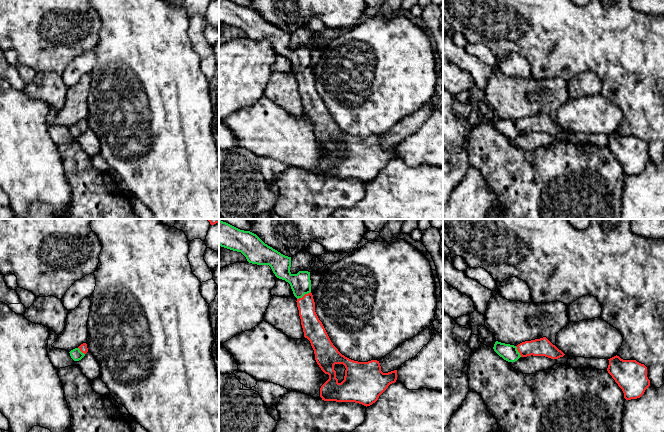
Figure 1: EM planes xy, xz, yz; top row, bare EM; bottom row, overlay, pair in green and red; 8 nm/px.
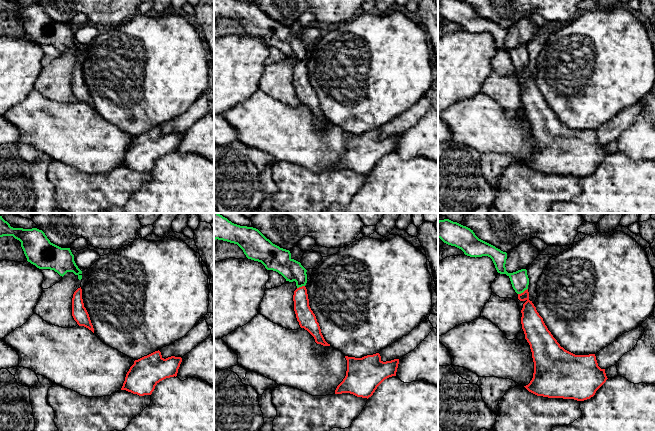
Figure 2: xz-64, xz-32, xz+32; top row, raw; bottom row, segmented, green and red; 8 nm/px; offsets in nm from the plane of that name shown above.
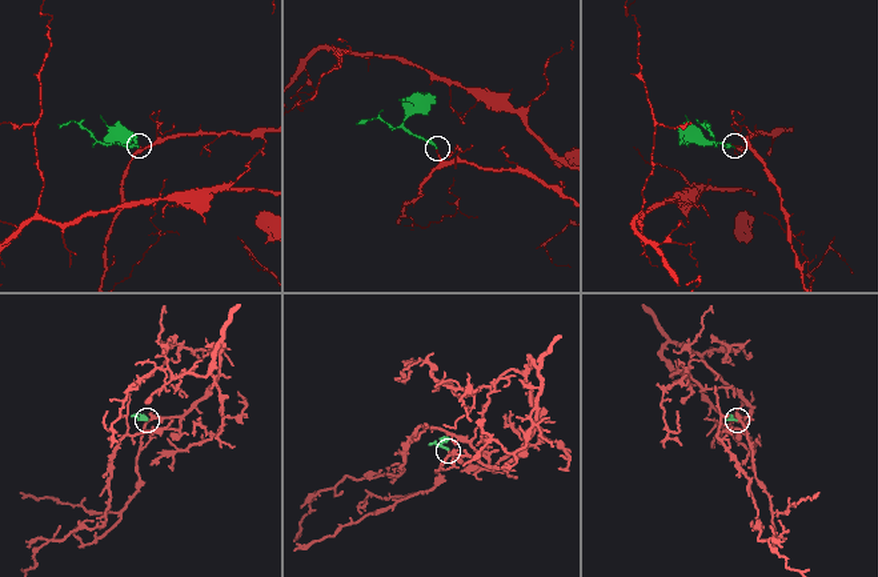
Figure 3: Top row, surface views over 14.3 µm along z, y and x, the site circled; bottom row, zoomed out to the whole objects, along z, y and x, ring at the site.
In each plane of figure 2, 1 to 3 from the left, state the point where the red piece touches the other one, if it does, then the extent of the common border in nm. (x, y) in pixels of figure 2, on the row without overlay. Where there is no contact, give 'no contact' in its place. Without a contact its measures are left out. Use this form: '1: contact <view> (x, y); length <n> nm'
1: no contact
2: contact xz-32 (300, 62); length 70 nm
3: contact xz+32 (522, 68); length 90 nm

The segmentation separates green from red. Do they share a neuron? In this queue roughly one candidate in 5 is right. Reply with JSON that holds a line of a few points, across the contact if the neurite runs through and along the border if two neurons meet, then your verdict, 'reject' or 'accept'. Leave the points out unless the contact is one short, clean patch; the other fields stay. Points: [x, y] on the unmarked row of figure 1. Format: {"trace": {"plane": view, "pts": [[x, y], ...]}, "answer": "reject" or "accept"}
{"trace": {"plane": "xz", "pts": [[300, 59], [303, 71], [311, 101]]}, "answer": "accept"}

